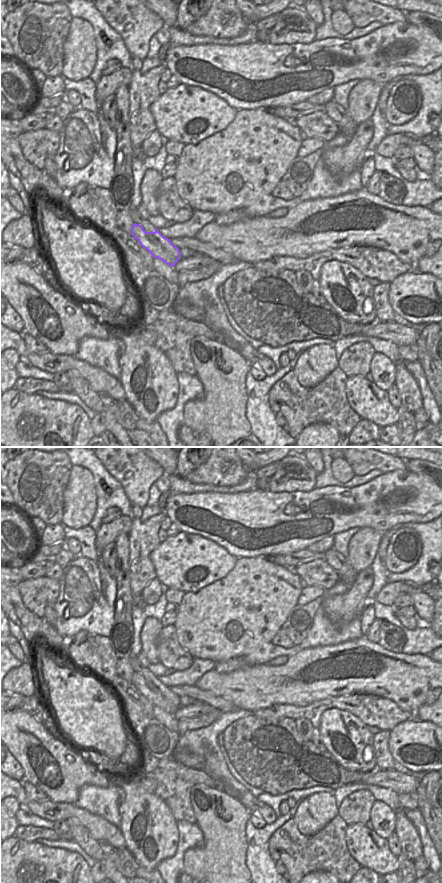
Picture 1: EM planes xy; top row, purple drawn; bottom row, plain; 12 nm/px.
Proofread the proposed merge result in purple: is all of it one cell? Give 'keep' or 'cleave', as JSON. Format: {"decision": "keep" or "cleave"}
{"decision": "cleave"}

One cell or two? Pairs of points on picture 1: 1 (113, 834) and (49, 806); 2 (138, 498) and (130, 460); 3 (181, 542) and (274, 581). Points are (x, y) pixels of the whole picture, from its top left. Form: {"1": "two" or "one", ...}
{"1": "one", "2": "one", "3": "two"}

